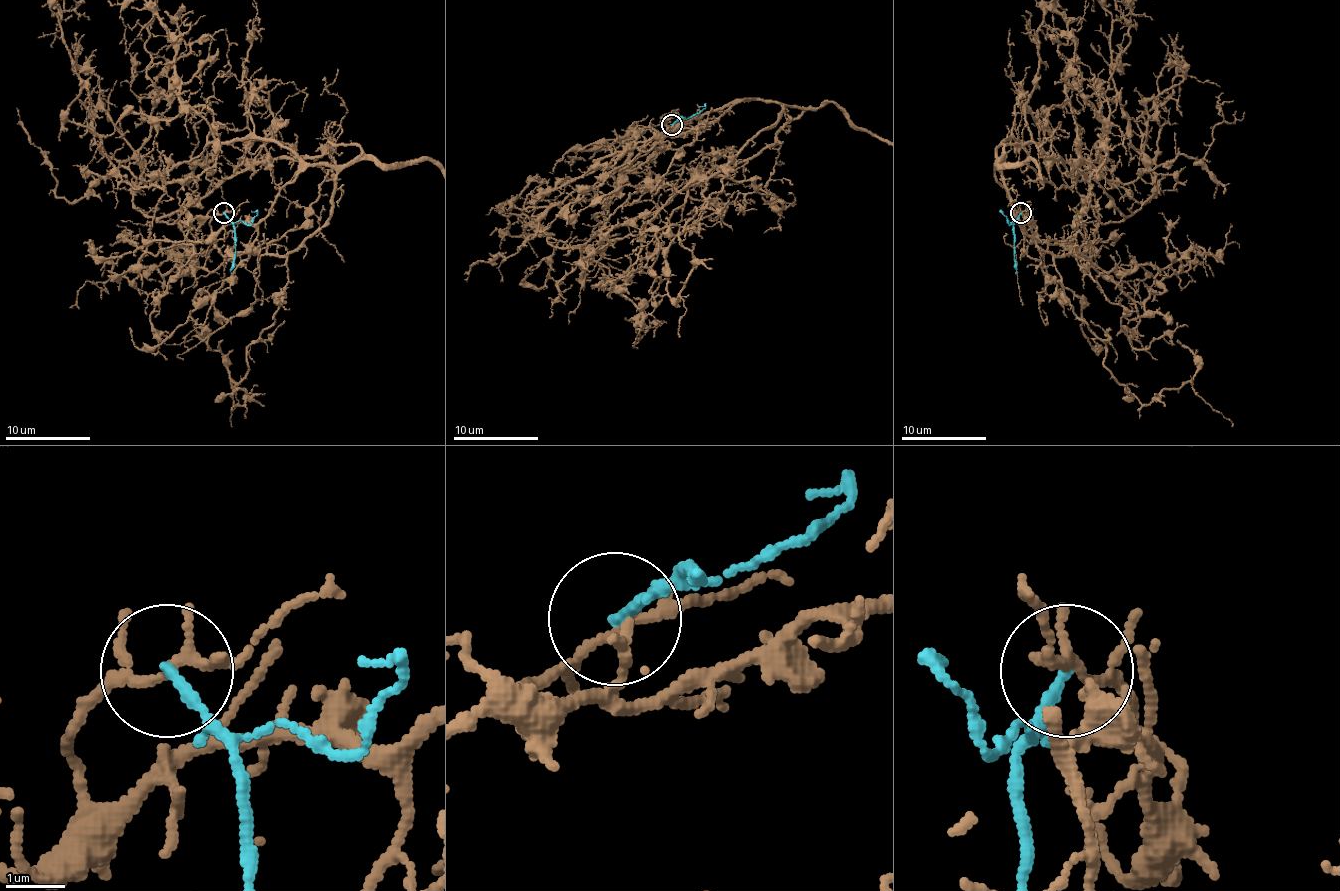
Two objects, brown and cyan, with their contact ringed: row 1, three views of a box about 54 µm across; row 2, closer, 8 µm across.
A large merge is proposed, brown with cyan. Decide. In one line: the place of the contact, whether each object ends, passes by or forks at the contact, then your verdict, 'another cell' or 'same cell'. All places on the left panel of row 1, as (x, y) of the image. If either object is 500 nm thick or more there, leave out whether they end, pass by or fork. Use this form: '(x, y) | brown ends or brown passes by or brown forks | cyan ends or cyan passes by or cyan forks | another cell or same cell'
(223, 213) | brown passes by | cyan ends | another cell

